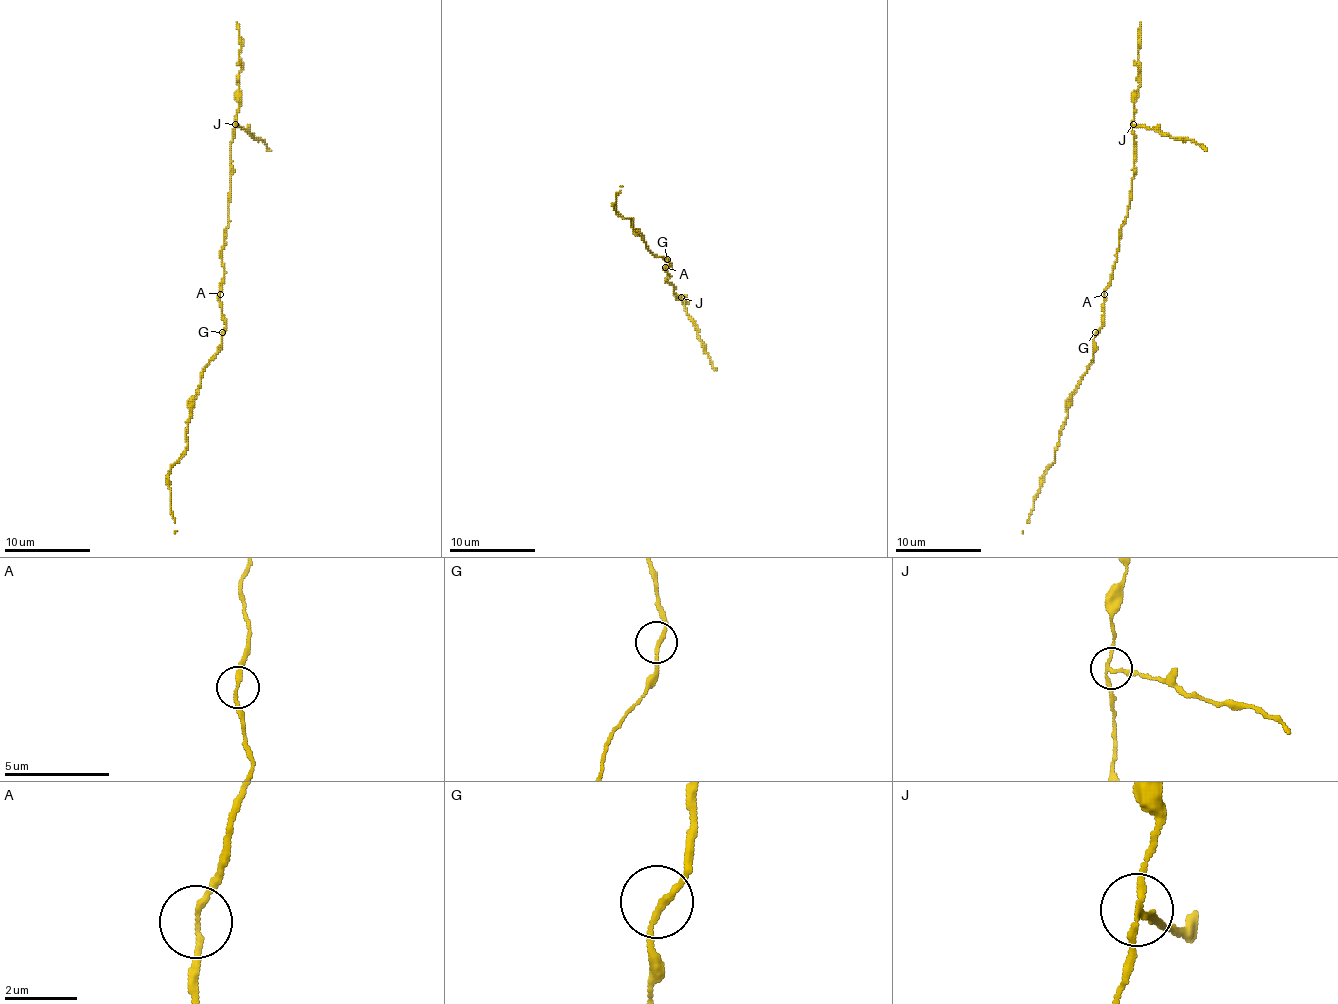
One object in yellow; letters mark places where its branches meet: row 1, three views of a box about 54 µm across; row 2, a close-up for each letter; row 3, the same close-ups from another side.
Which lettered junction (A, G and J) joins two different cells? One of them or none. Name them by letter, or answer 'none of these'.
J

